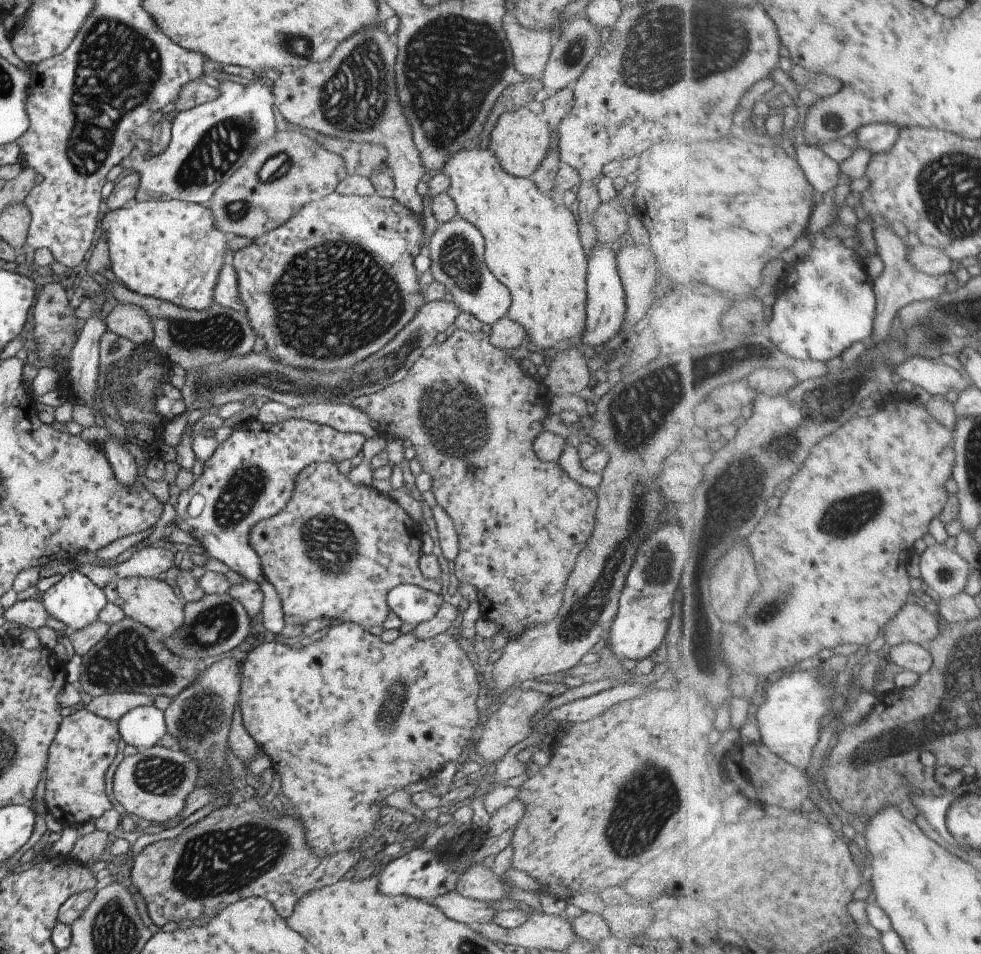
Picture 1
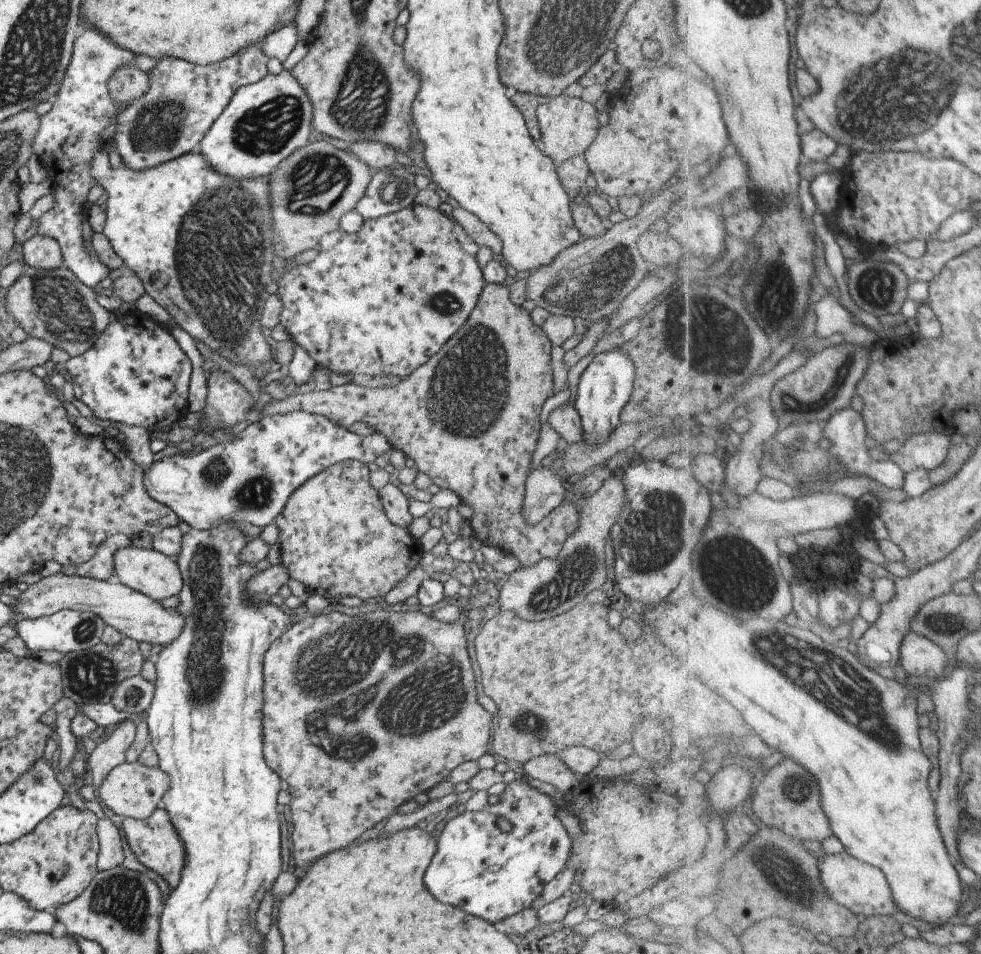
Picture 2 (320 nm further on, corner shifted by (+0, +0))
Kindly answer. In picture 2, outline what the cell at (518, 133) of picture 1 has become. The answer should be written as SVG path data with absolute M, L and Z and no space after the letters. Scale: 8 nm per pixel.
M560 95L550 98L547 103L539 104L535 110L535 120L541 134L539 152L555 165L582 155L593 143L601 127L597 122L597 111L593 105L584 102L582 98L567 98Z

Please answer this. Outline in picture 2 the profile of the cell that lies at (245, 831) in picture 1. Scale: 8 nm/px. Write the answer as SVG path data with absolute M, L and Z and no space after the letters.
M163 809L153 810L145 819L124 818L122 826L125 842L139 863L163 878L170 889L175 888L177 880L179 880L181 864L183 864L183 848L181 848L181 842L179 842L175 830L171 828L171 822Z

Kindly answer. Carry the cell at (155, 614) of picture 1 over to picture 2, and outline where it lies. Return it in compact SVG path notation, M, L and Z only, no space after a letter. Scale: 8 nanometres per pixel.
M132 545L119 548L113 554L113 575L112 580L156 602L171 596L178 596L182 588L177 564L175 564L173 559L164 556L153 548L145 550L145 548L137 548L137 546Z

